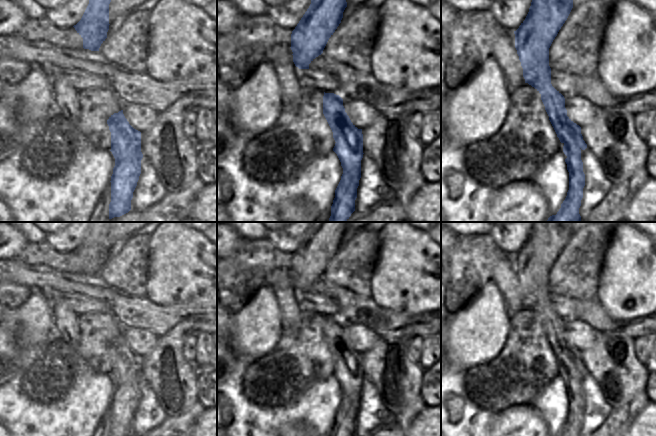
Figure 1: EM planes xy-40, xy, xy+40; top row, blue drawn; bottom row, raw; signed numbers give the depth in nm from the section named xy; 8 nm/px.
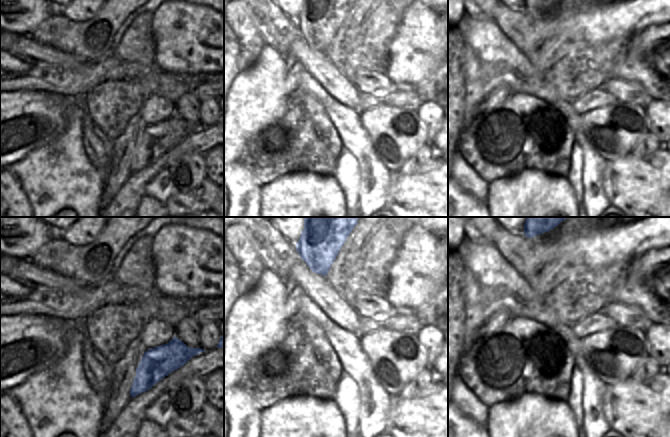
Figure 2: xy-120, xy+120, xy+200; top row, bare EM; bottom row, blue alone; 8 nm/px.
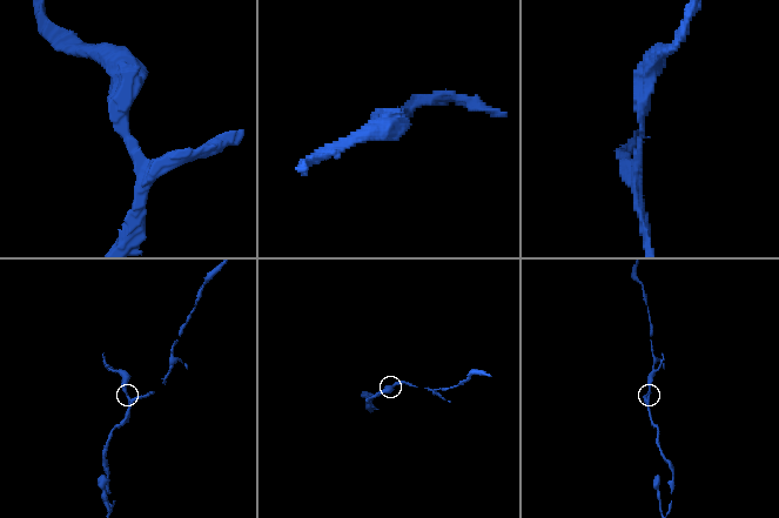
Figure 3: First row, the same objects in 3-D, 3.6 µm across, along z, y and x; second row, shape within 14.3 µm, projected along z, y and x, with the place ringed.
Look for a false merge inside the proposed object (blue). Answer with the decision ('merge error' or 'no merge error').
merge error

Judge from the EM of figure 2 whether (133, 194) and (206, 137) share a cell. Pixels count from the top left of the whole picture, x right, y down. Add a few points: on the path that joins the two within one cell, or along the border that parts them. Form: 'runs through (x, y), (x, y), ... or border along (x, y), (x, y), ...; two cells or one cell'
runs through (147, 174), (157, 165), (186, 147); one cell

